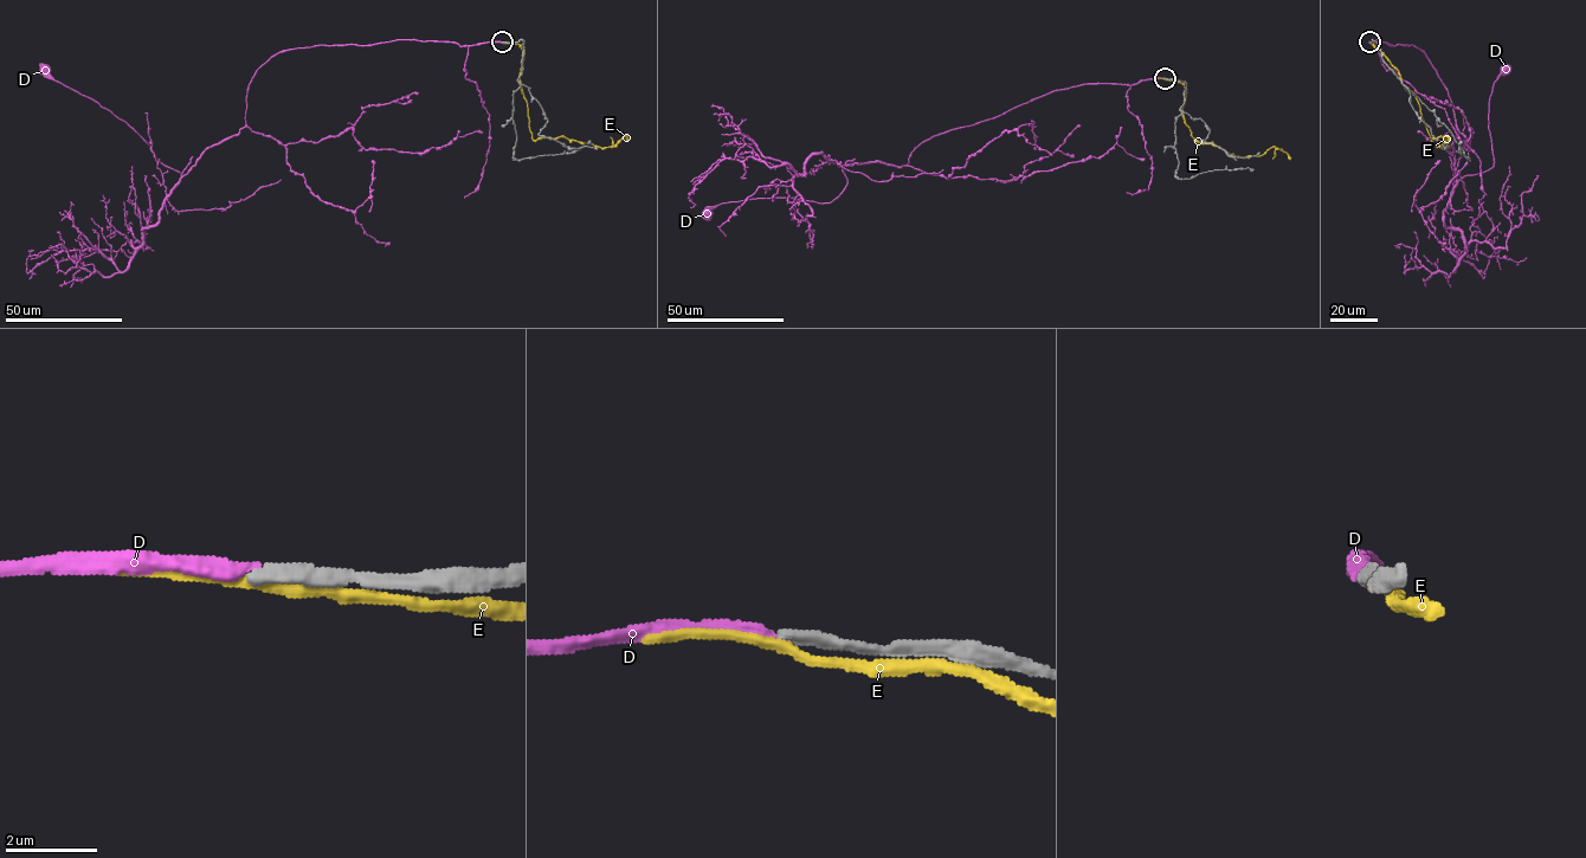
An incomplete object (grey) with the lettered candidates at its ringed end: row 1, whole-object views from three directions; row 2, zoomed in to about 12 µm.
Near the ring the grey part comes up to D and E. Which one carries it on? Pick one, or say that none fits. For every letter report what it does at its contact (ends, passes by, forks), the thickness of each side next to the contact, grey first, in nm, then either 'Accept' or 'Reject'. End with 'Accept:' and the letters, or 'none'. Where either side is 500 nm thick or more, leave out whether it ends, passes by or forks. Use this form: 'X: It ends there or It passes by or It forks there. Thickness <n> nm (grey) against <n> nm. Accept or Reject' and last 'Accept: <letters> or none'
D: It ends there. Thickness 280 nm (grey) against 240 nm. Accept
E: It passes by. Thickness 280 nm (grey) against 240 nm. Reject
Accept: D

